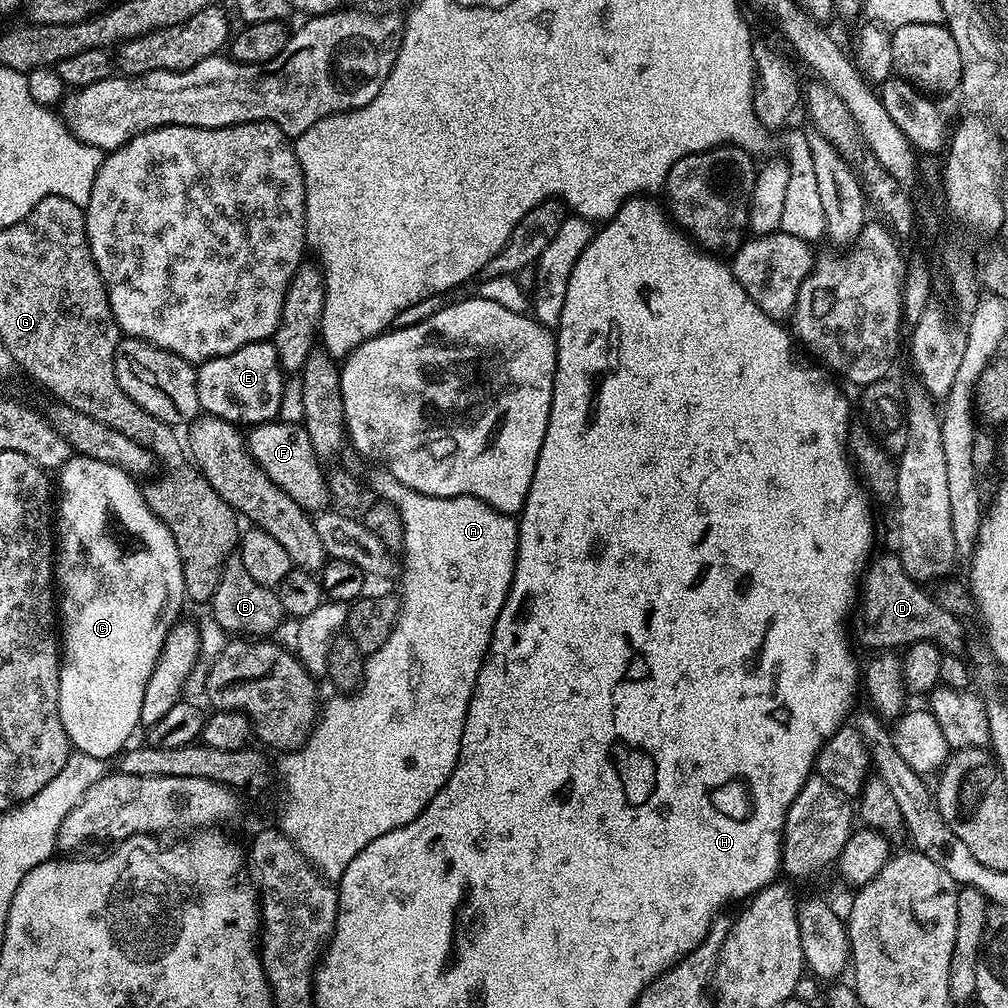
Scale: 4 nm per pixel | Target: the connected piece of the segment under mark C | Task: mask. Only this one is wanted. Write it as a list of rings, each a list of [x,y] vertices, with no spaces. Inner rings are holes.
[[[72,454],[69,455],[64,467],[59,469],[58,476],[60,476],[60,492],[58,488],[58,507],[54,512],[54,532],[58,537],[58,555],[54,560],[54,588],[58,593],[58,628],[62,633],[58,714],[75,751],[90,754],[90,758],[111,761],[129,747],[128,739],[135,734],[136,728],[141,727],[139,715],[142,711],[146,684],[150,681],[151,672],[158,662],[159,655],[162,654],[163,643],[166,642],[168,632],[181,619],[180,607],[186,604],[182,558],[178,558],[178,546],[174,546],[174,538],[168,527],[155,516],[150,506],[146,506],[141,485],[136,485],[139,483],[122,470],[118,470],[118,466],[110,466],[110,462],[98,462],[98,458]]]

